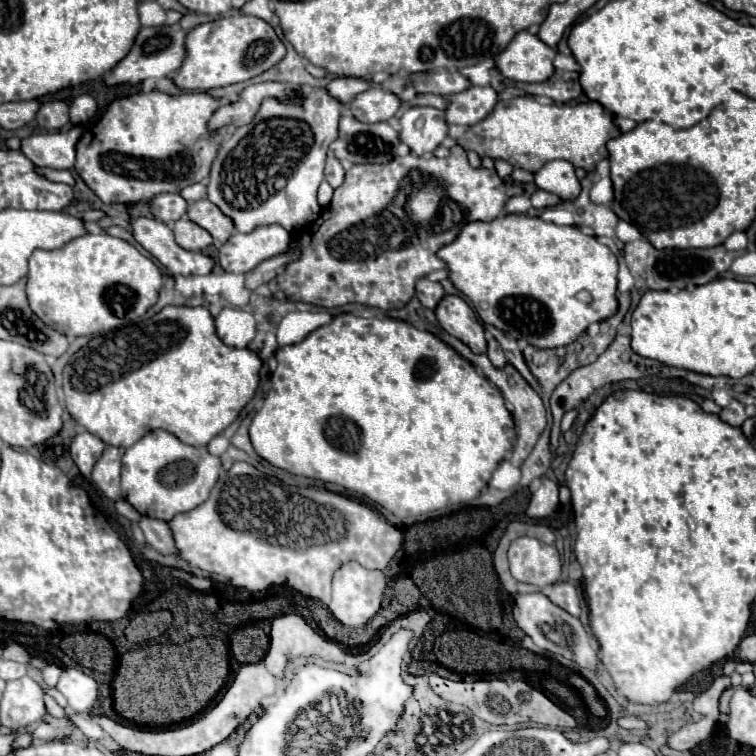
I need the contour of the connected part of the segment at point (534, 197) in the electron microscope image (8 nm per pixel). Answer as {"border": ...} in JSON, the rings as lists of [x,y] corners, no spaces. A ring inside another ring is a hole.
{"border":[[[535,190],[535,192],[531,194],[531,204],[533,204],[533,208],[539,208],[539,210],[557,206],[559,202],[561,202],[559,196],[555,196],[555,194],[551,194],[551,192],[545,192],[545,190]]]}

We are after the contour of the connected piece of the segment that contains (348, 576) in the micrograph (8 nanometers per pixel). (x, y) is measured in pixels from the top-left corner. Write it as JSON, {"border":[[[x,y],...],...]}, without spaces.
{"border":[[[357,562],[351,564],[343,564],[335,576],[333,576],[333,600],[329,604],[331,614],[347,624],[347,626],[363,626],[369,618],[373,618],[377,614],[377,610],[381,608],[381,600],[385,596],[385,588],[387,588],[387,576],[385,572],[371,572],[365,570],[363,566],[359,566]]]}

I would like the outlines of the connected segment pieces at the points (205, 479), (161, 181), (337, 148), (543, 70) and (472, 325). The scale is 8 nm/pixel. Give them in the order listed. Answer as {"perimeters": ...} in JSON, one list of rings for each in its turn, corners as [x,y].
{"perimeters":[[[[151,430],[149,434],[145,434],[139,442],[135,442],[133,446],[129,446],[121,458],[121,488],[123,488],[123,496],[125,500],[141,514],[141,516],[149,516],[149,518],[159,518],[159,520],[171,520],[175,514],[181,512],[189,512],[195,506],[203,504],[209,498],[211,488],[215,486],[217,478],[219,478],[219,468],[221,468],[221,460],[213,454],[207,452],[205,446],[195,448],[189,444],[183,444],[177,436],[173,436],[167,430]]],[[[153,90],[147,94],[131,94],[125,98],[117,98],[109,104],[101,120],[91,128],[91,136],[79,138],[75,170],[105,204],[151,202],[157,194],[163,192],[177,194],[185,186],[197,184],[209,176],[221,140],[227,134],[227,126],[217,132],[211,132],[207,128],[211,114],[219,106],[221,100],[209,96],[207,92],[183,92],[173,96]]],[[[341,116],[339,138],[329,148],[339,160],[349,160],[351,164],[385,164],[393,160],[393,150],[399,144],[401,140],[399,140],[397,130],[387,122],[363,124],[355,116]]],[[[521,30],[513,40],[511,44],[497,56],[497,68],[501,70],[501,74],[513,82],[545,82],[553,72],[555,72],[555,66],[553,66],[553,60],[557,56],[557,50],[547,46],[539,36],[527,32],[527,30]]],[[[451,294],[443,296],[441,302],[435,308],[435,316],[437,316],[439,326],[447,334],[459,338],[473,352],[477,352],[477,354],[487,352],[483,326],[481,326],[475,312],[469,308],[469,304],[463,298],[451,296]]]]}

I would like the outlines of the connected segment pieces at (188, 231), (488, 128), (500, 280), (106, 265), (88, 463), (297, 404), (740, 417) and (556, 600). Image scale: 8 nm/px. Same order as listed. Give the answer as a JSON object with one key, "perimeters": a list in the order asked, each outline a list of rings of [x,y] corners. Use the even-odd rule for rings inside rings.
{"perimeters":[[[[181,218],[177,220],[175,224],[171,224],[173,228],[173,234],[175,234],[175,240],[181,248],[185,250],[205,250],[207,246],[211,246],[213,238],[207,230],[203,230],[201,226],[197,226],[195,222],[191,222],[189,218]]],[[[519,96],[513,100],[501,100],[497,102],[495,110],[481,122],[473,124],[459,140],[457,144],[463,146],[465,150],[475,150],[481,158],[489,156],[493,160],[501,158],[507,160],[511,166],[515,168],[523,168],[527,172],[537,172],[545,162],[549,160],[569,160],[573,166],[583,168],[587,172],[591,172],[595,168],[595,164],[603,158],[607,158],[607,138],[615,138],[619,136],[621,130],[613,124],[613,116],[605,116],[603,106],[599,102],[579,102],[579,104],[563,104],[557,106],[549,100],[541,100],[541,98],[529,98],[529,96]]],[[[507,214],[491,222],[469,222],[459,236],[437,254],[445,260],[453,286],[471,300],[485,324],[503,330],[515,340],[525,338],[535,348],[567,346],[575,342],[589,324],[611,318],[619,308],[615,296],[617,256],[599,244],[595,236],[587,236],[575,226],[557,226],[541,220],[540,216]],[[581,292],[589,292],[591,300],[579,300]]],[[[85,234],[57,250],[35,250],[29,258],[27,298],[31,310],[67,336],[95,336],[141,318],[159,296],[161,270],[135,246],[109,234]]],[[[81,432],[73,438],[71,458],[85,478],[91,476],[91,470],[93,470],[97,458],[103,454],[103,450],[105,450],[105,442],[91,432]]],[[[341,314],[341,316],[335,316],[333,322],[311,332],[303,342],[279,348],[275,356],[277,356],[279,366],[273,372],[271,390],[267,392],[263,408],[255,414],[249,426],[249,436],[251,436],[251,444],[255,452],[263,460],[291,474],[307,476],[307,478],[315,478],[323,482],[333,482],[347,490],[359,492],[367,496],[369,500],[381,504],[381,507],[389,510],[397,518],[423,516],[425,520],[421,522],[425,522],[426,519],[429,521],[451,515],[467,507],[475,496],[479,496],[481,488],[489,484],[495,468],[505,460],[505,454],[513,448],[515,424],[513,424],[511,412],[505,408],[503,394],[493,384],[489,384],[487,378],[479,376],[467,360],[457,356],[457,352],[449,348],[445,342],[441,342],[437,336],[417,330],[415,326],[407,324],[404,320],[395,318],[365,320],[365,318],[355,318],[353,314]]],[[[731,400],[729,406],[721,410],[719,416],[721,416],[723,422],[727,422],[727,424],[731,424],[731,426],[741,426],[741,424],[745,422],[745,418],[747,418],[745,408],[743,408],[743,404],[741,404],[739,400]]],[[[557,582],[557,584],[553,584],[553,586],[547,588],[545,594],[547,594],[547,598],[553,604],[557,604],[563,610],[567,610],[571,616],[579,616],[581,614],[577,592],[575,592],[575,588],[569,582]]]]}

